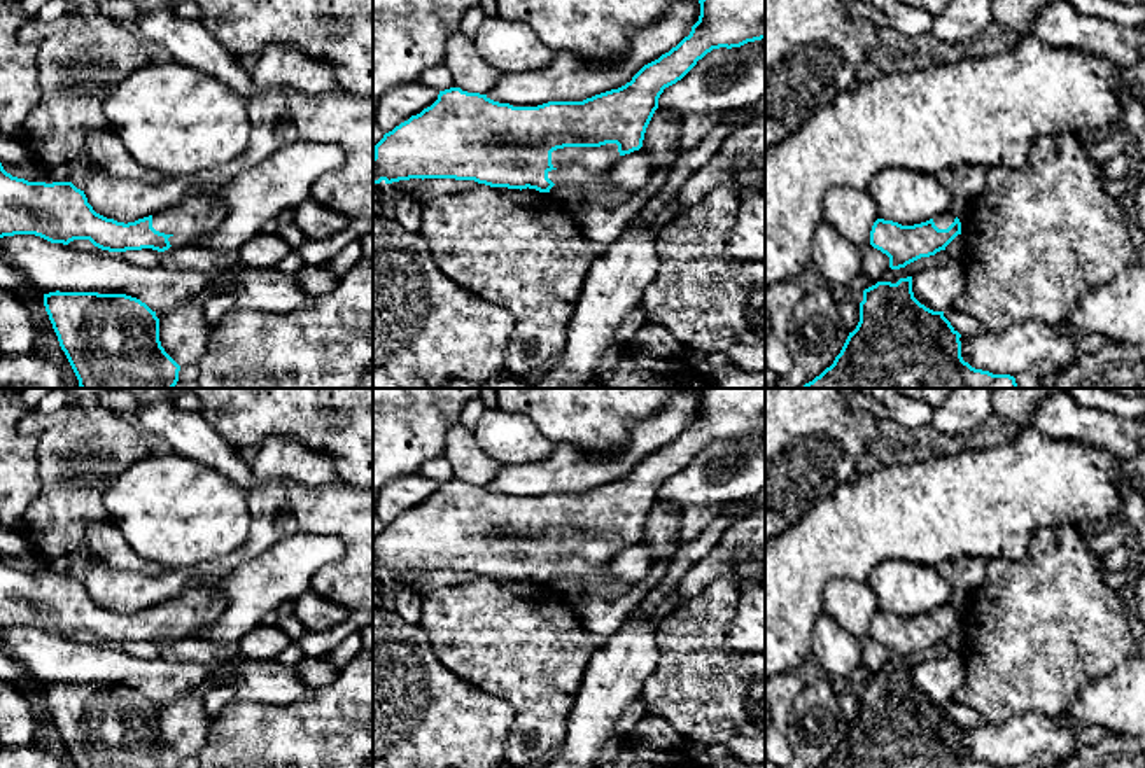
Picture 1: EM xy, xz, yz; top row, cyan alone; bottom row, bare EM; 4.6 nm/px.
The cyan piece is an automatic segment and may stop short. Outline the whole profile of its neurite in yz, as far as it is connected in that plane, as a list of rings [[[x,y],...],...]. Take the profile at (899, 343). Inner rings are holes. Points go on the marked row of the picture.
[[[912,276],[896,283],[877,282],[863,290],[860,322],[833,364],[804,388],[1017,388],[1014,376],[965,362],[959,338],[944,311],[933,311],[914,297]]]

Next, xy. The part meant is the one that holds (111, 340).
[[[49,292],[44,306],[81,388],[173,388],[180,366],[159,341],[159,318],[126,294]]]

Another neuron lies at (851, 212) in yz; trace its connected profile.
[[[833,187],[823,203],[823,219],[858,248],[870,245],[870,231],[879,219],[868,191]]]

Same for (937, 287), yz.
[[[961,262],[930,266],[912,276],[914,297],[933,311],[954,308],[966,290],[966,273]]]

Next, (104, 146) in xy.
[[[110,126],[89,131],[89,135],[86,136],[86,150],[96,164],[116,177],[142,182],[168,180],[166,175],[138,164]]]

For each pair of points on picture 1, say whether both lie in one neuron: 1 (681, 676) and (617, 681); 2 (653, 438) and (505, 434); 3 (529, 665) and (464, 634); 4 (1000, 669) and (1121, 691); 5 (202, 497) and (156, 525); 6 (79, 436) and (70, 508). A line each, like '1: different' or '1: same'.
1: different
2: different
3: same
4: different
5: same
6: same

